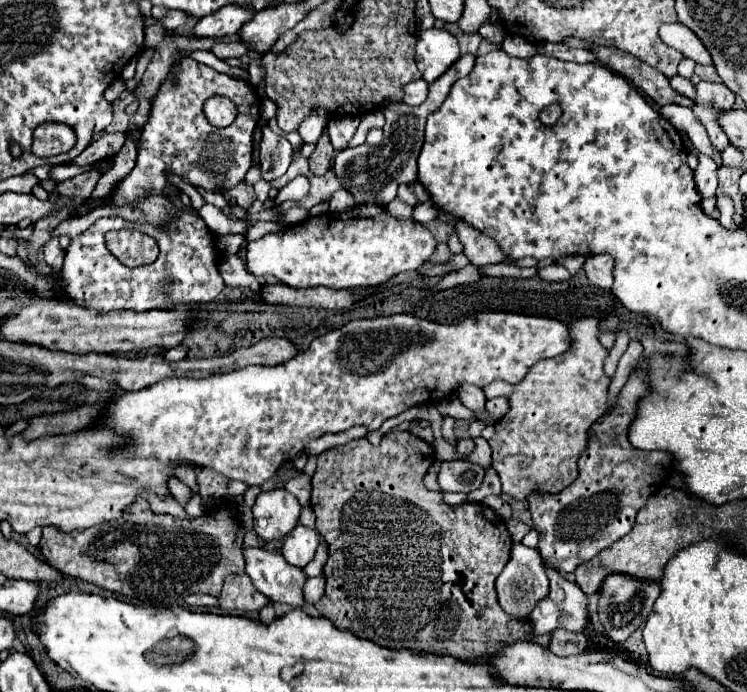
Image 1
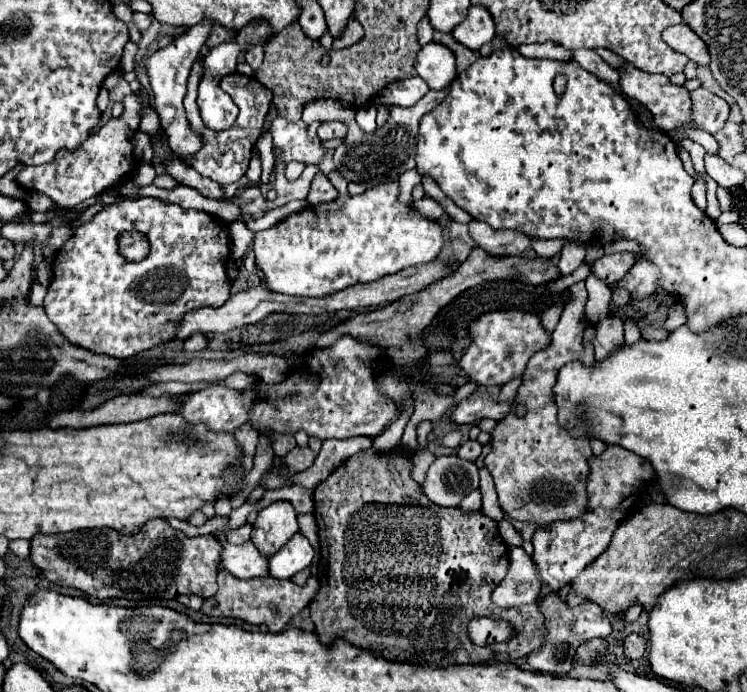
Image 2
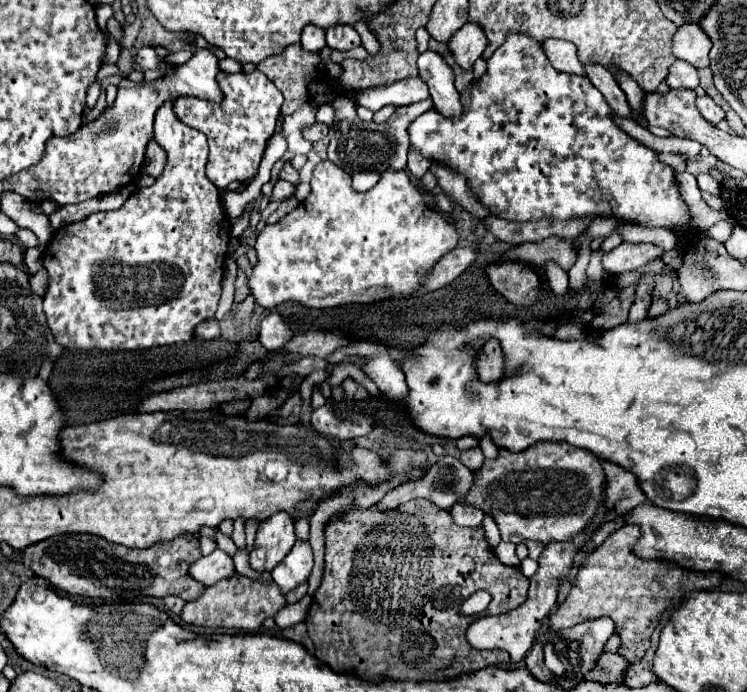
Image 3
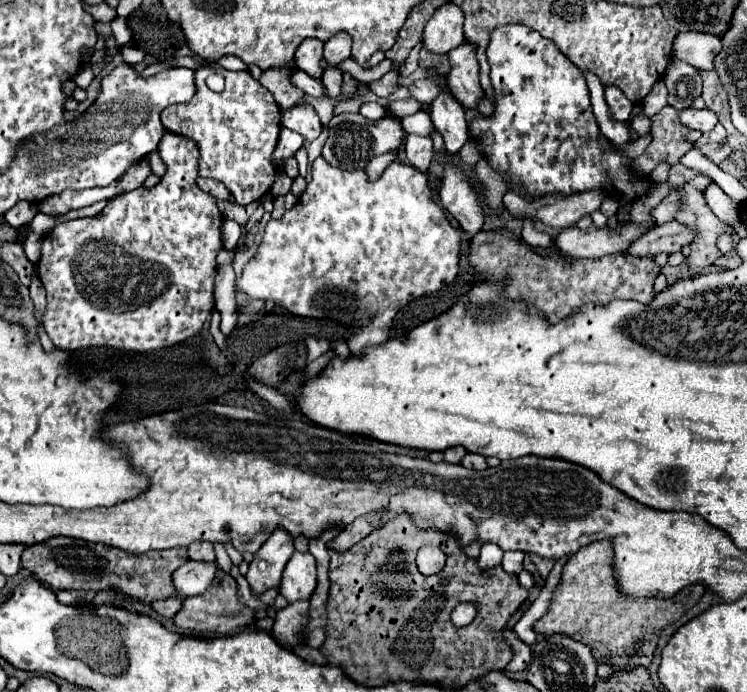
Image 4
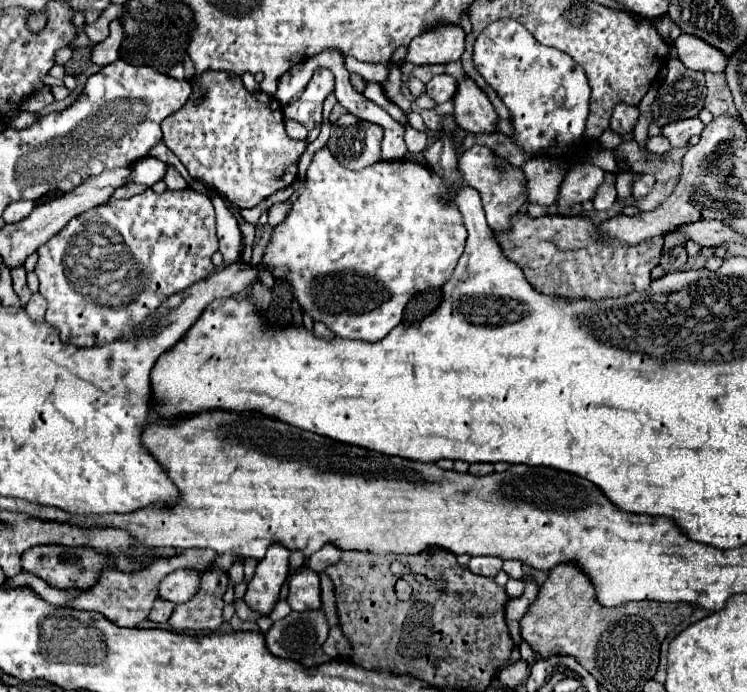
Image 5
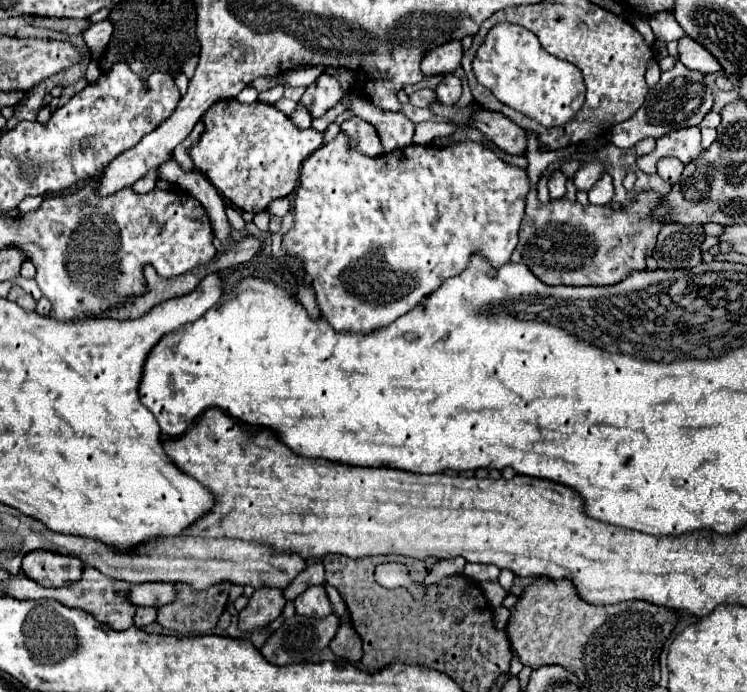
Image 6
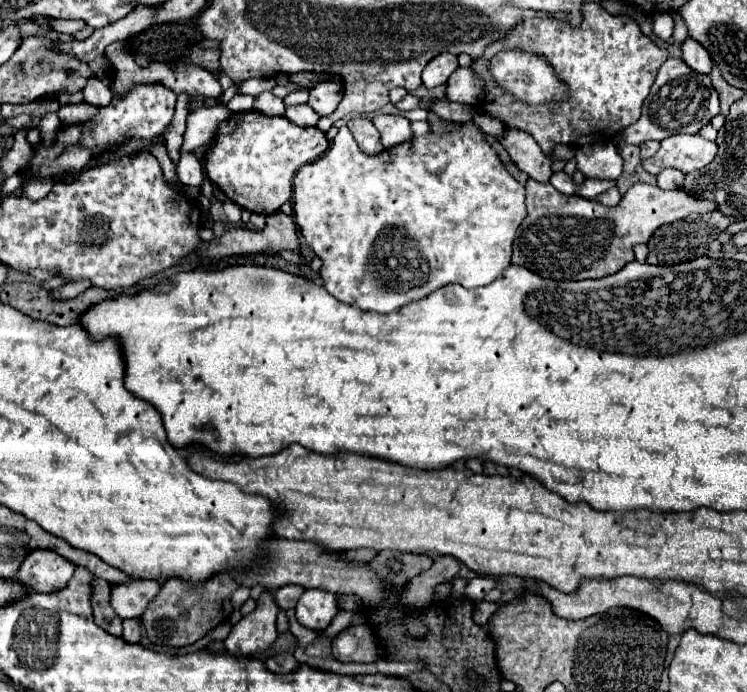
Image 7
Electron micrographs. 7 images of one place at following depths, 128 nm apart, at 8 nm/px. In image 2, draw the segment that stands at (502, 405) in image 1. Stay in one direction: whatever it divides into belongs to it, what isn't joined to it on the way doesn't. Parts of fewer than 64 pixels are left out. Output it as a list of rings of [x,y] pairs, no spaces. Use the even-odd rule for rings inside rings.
[[[516,378],[516,380],[508,382],[508,384],[504,384],[504,386],[500,388],[498,402],[512,402],[512,400],[514,400],[514,396],[516,396],[516,390],[518,390],[518,386],[520,386],[520,378]]]

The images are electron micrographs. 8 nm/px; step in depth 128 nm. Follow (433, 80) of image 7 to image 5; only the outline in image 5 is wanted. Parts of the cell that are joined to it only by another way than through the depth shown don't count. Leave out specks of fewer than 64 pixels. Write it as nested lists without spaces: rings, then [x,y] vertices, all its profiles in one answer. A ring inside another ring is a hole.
[[[440,24],[440,28],[428,28],[428,32],[416,36],[416,40],[410,42],[404,62],[408,62],[408,58],[412,64],[448,64],[460,60],[464,52],[464,36],[466,34],[460,24]]]

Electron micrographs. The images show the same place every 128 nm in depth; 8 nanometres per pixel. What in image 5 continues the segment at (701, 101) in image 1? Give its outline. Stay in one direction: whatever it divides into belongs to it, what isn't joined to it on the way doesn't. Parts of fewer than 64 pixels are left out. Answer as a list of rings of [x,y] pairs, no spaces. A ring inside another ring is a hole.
[[[688,118],[688,120],[678,120],[676,124],[666,124],[662,128],[662,134],[670,140],[670,144],[674,148],[682,148],[686,146],[684,142],[694,136],[694,134],[700,134],[704,130],[704,124],[700,118]],[[682,142],[682,144],[680,144]]]

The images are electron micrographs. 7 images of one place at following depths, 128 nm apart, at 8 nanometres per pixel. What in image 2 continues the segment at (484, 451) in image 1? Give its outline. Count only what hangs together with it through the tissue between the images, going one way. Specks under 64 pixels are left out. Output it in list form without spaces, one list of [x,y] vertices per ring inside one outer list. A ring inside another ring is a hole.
[[[486,466],[480,468],[480,490],[482,490],[482,498],[484,498],[484,506],[482,506],[482,512],[486,516],[490,516],[492,520],[500,522],[504,518],[504,512],[498,504],[498,496],[496,496],[496,490],[494,490],[494,484],[492,484],[492,474],[488,474]]]

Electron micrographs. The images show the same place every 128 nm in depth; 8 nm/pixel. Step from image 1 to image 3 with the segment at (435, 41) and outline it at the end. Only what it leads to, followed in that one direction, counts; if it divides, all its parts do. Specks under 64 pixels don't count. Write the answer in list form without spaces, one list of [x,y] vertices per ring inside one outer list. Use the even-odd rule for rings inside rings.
[[[432,50],[422,52],[418,58],[418,72],[420,78],[428,84],[434,108],[440,114],[448,118],[462,114],[458,90],[454,88],[454,72],[438,52]]]

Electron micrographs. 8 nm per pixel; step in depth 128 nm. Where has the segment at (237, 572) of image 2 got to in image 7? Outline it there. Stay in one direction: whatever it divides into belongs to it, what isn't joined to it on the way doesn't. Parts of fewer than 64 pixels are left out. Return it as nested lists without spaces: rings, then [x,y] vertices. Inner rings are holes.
[[[128,580],[112,586],[112,608],[120,618],[142,616],[148,602],[156,598],[160,584],[156,580]]]

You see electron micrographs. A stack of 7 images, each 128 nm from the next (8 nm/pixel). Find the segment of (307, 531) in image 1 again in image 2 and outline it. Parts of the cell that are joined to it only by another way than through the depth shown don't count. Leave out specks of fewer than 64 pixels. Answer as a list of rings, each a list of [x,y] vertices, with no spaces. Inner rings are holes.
[[[300,532],[270,558],[270,574],[274,578],[292,578],[296,572],[304,570],[314,558],[314,548],[306,536]]]

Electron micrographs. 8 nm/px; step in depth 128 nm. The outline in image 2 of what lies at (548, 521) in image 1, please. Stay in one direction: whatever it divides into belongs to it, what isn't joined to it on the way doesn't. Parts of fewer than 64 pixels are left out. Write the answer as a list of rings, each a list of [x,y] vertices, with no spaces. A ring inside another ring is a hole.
[[[606,444],[606,450],[600,456],[592,456],[588,466],[588,506],[584,514],[572,520],[556,520],[556,524],[546,524],[534,532],[532,556],[540,568],[540,578],[544,584],[540,596],[558,592],[564,584],[570,584],[570,580],[574,580],[580,570],[586,568],[586,564],[596,560],[596,556],[608,548],[618,524],[622,524],[632,514],[630,508],[640,500],[644,486],[656,478],[650,462],[618,444]]]

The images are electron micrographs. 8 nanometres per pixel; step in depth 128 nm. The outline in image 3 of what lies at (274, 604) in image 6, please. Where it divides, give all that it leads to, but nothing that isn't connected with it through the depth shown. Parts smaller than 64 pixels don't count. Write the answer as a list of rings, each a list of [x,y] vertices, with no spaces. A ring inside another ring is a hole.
[[[276,512],[264,524],[258,524],[254,548],[250,552],[250,566],[256,570],[272,570],[294,546],[294,520],[288,512]]]

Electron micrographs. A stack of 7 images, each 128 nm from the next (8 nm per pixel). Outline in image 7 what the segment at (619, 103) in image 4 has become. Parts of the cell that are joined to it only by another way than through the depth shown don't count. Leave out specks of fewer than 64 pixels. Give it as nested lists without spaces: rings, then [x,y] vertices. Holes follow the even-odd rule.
[[[668,58],[658,72],[658,78],[644,100],[642,116],[638,122],[622,130],[614,142],[620,144],[642,144],[646,140],[664,140],[674,134],[696,134],[720,112],[718,94],[706,74],[698,74],[684,64],[680,58]]]

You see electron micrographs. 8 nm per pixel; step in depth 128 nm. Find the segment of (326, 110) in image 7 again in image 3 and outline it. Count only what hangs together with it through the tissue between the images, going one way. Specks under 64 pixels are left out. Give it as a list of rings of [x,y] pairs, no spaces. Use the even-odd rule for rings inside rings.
[[[314,24],[304,26],[300,44],[302,44],[302,48],[304,48],[304,50],[310,50],[310,52],[320,52],[320,50],[326,46],[324,30],[322,30],[322,28],[316,28]],[[312,124],[312,126],[308,126],[306,130],[304,130],[304,138],[306,140],[310,140],[310,142],[318,142],[318,140],[322,140],[324,136],[328,136],[328,130],[330,130],[330,126],[328,124]]]

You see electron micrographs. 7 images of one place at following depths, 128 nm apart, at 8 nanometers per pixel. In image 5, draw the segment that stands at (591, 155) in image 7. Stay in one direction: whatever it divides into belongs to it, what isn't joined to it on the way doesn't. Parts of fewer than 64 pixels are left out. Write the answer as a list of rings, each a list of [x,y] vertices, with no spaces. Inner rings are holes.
[[[580,164],[570,168],[566,178],[560,184],[560,192],[556,198],[556,206],[560,210],[568,210],[572,204],[582,204],[594,200],[596,190],[604,182],[606,172],[594,164]]]

